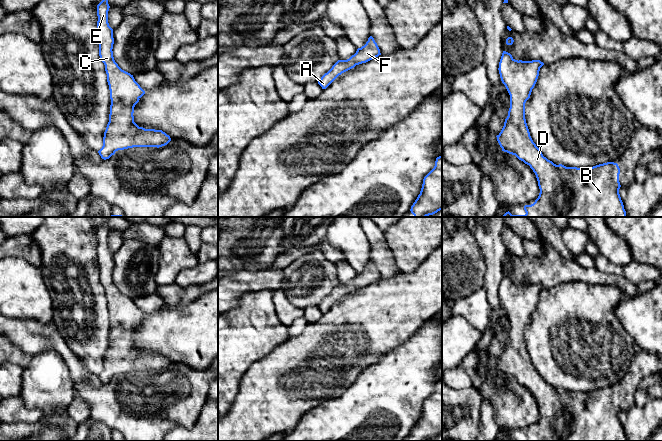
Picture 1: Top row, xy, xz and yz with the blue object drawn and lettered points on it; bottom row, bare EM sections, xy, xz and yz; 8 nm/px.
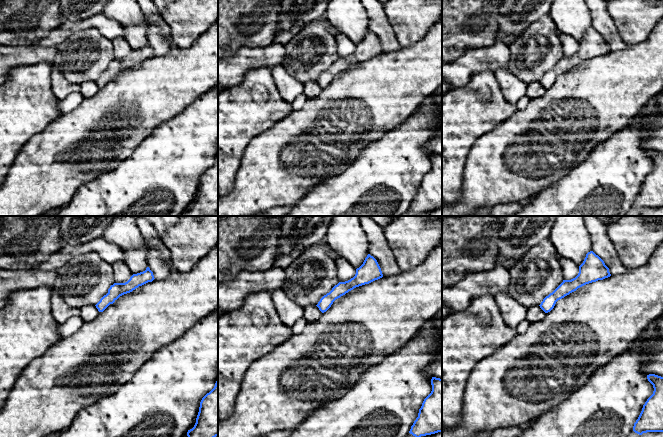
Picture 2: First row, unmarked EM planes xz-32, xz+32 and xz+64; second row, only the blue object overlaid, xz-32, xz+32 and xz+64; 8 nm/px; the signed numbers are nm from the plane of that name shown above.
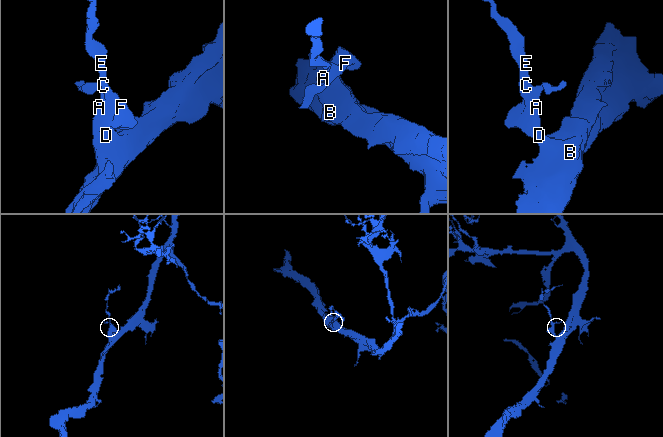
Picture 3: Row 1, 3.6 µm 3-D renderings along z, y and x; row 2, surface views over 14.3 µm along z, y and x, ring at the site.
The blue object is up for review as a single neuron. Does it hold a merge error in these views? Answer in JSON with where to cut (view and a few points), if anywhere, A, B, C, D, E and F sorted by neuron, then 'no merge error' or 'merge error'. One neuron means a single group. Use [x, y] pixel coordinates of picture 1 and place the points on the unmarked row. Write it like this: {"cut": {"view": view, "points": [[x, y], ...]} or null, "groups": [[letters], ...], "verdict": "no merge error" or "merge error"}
{"cut": null, "groups": [["A", "B", "C", "D", "E", "F"]], "verdict": "no merge error"}

